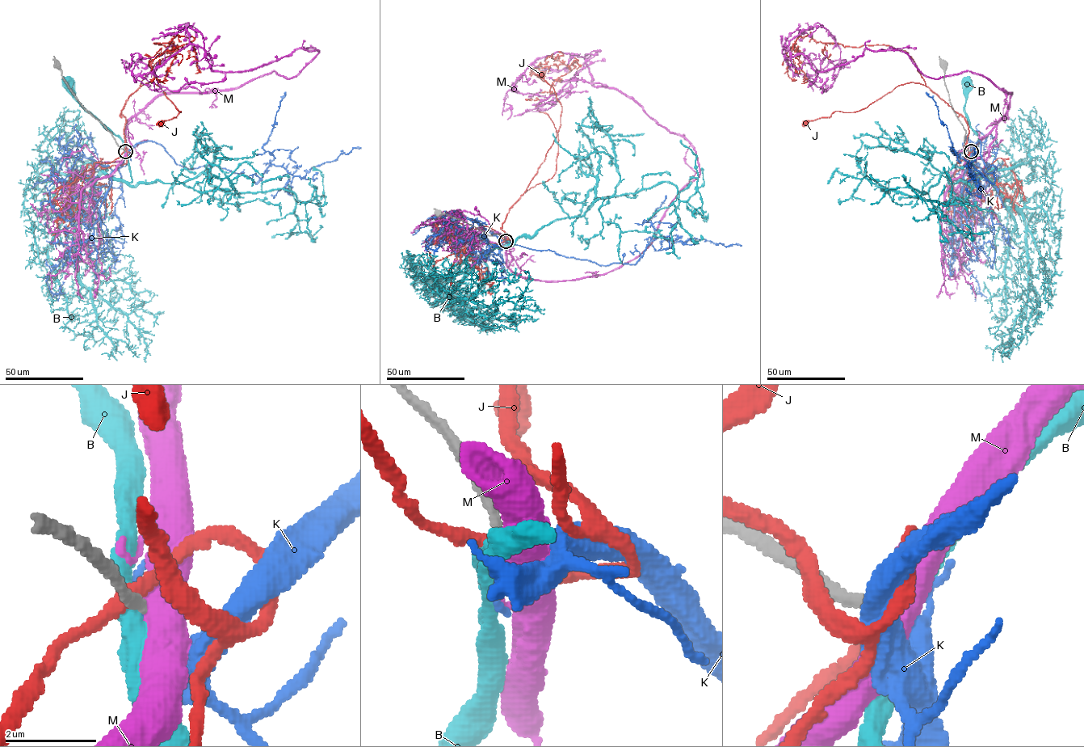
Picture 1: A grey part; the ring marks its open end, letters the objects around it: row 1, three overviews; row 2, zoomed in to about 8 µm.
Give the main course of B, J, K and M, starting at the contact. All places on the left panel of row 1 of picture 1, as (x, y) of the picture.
B: (124, 151), (120, 137), (86, 109), (76, 99), (68, 82)
J: (124, 150), (129, 151), (121, 110), (128, 98), (149, 82), (157, 86), (181, 111), (161, 123)
K: (124, 151), (154, 141), (178, 164), (216, 165), (256, 183), (270, 165), (303, 177), (313, 167), (360, 148)
M: (125, 151), (125, 124), (160, 95), (294, 77), (318, 52), (213, 71), (187, 44), (149, 73), (126, 66)

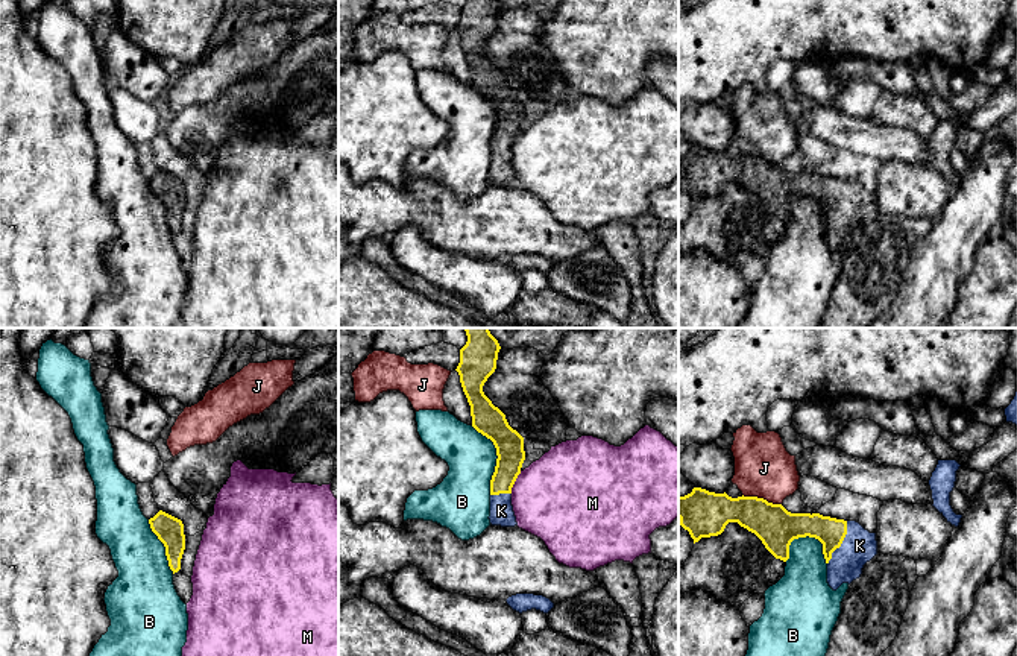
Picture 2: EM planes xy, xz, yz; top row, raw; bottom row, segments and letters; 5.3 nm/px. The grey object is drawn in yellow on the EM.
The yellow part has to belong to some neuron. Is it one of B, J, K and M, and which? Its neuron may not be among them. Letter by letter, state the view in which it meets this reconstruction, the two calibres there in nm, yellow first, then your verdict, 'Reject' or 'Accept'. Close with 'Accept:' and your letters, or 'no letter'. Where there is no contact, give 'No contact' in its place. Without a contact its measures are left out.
B: Touches yellow in xz. Thickness 160 nm (yellow) against 260 nm. Reject
J: Touches yellow in yz. Thickness 220 nm (yellow) against 300 nm. Reject
K: Touches yellow in yz. Thickness 160 nm (yellow) against 180 nm. Accept
M: Touches yellow in xz. Thickness 150 nm (yellow) against 460 nm. Reject
Accept: K

